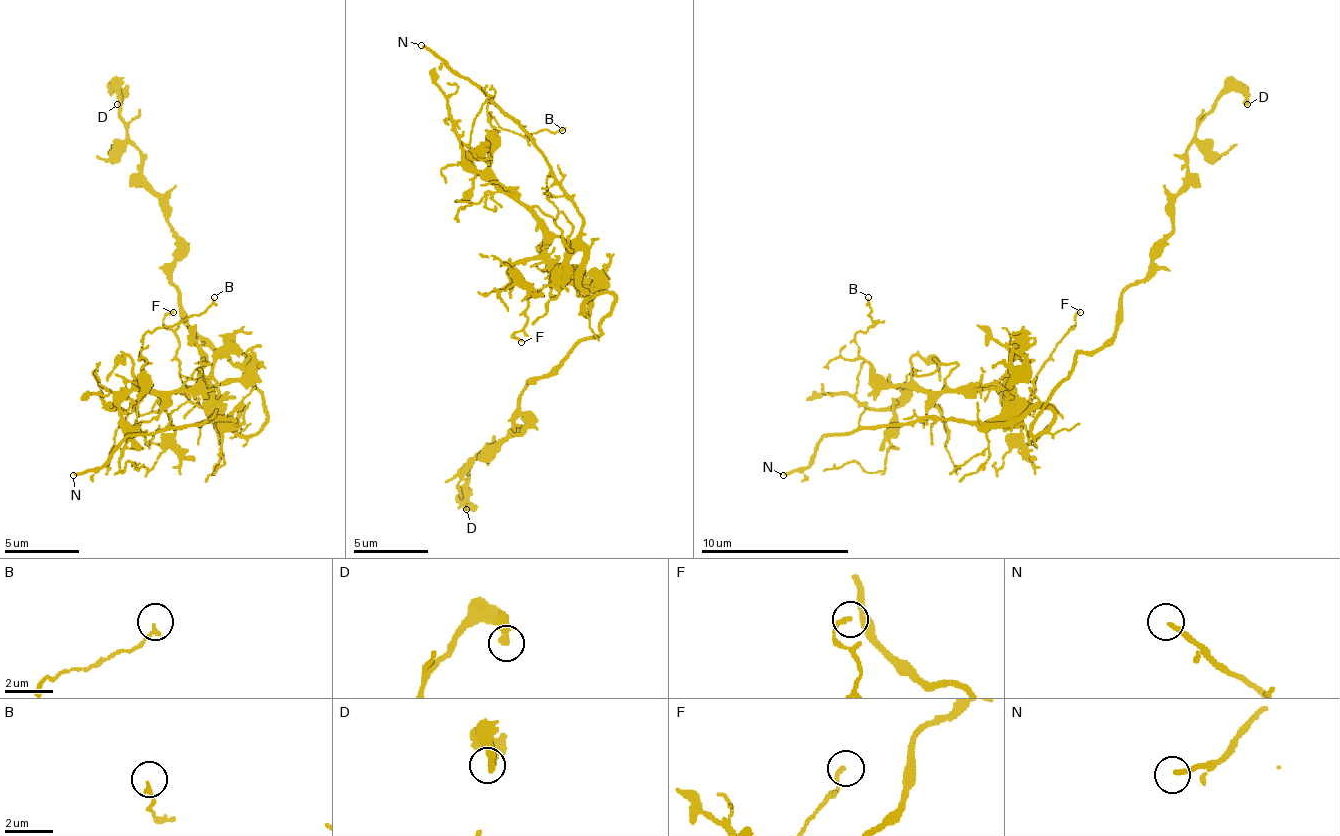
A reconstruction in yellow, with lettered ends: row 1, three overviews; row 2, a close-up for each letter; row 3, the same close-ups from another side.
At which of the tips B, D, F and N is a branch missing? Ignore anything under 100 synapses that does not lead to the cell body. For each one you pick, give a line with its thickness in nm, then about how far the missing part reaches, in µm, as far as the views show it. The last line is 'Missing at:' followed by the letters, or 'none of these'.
N: 190 nm thick; about 60 µm are missing
Missing at: N

